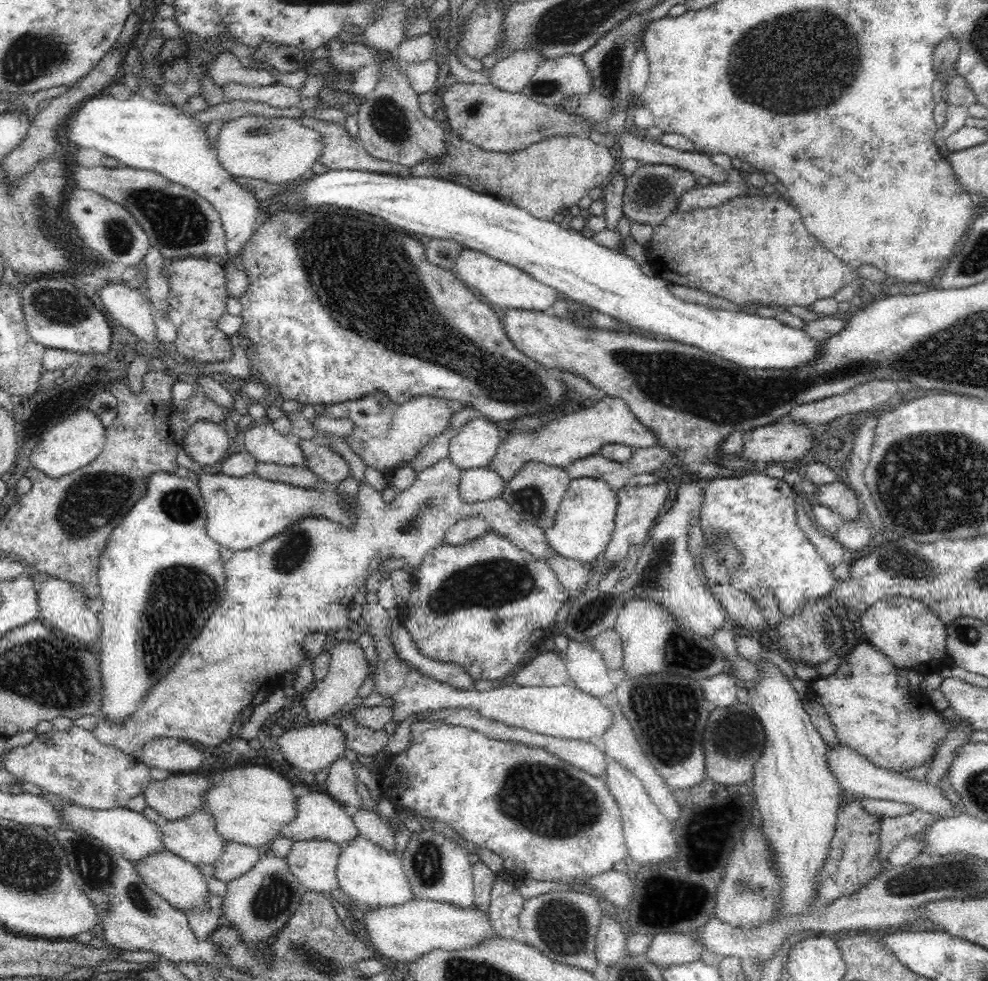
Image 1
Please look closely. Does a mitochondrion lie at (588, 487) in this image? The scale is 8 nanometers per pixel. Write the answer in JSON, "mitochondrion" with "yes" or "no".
{"mitochondrion":"no"}

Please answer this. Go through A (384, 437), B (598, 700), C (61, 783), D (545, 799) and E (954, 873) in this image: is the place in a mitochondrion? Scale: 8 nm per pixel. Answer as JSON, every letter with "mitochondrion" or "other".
{"A":"other","B":"other","C":"other","D":"mitochondrion","E":"mitochondrion"}

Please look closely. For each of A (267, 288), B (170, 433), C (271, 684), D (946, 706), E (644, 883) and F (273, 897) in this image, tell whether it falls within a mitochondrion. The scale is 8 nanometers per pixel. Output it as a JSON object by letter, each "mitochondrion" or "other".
{"A":"other","B":"other","C":"other","D":"other","E":"other","F":"mitochondrion"}

